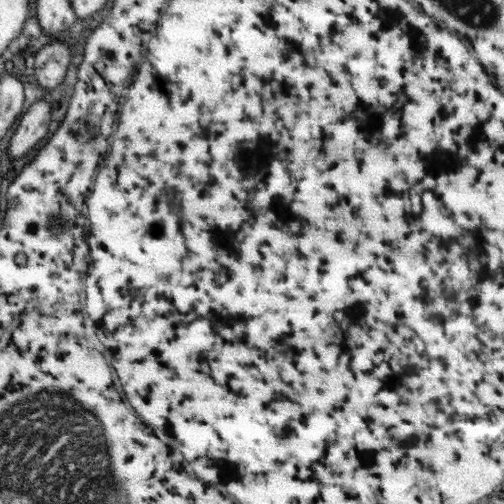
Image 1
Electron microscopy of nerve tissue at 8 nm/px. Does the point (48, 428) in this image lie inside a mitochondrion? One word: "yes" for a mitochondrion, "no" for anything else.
yes

